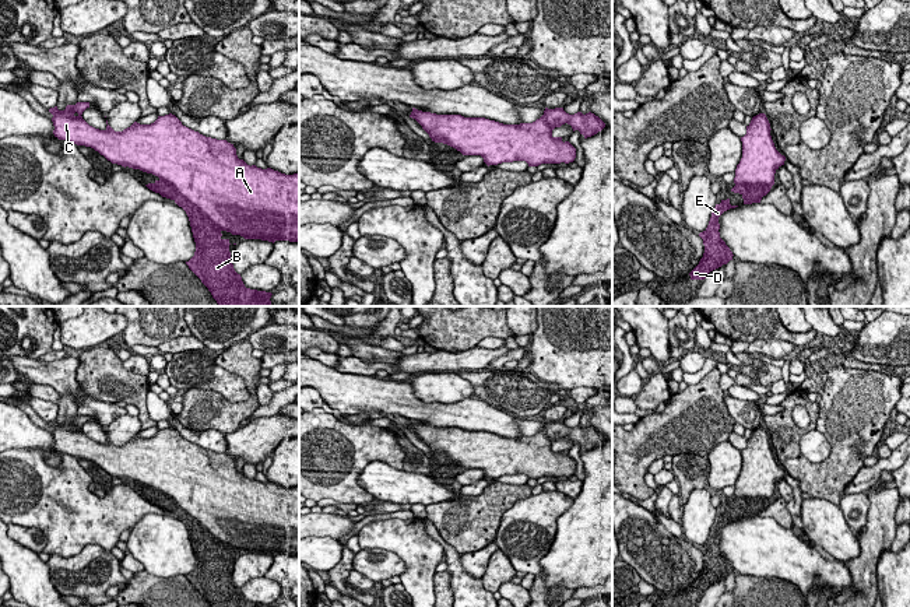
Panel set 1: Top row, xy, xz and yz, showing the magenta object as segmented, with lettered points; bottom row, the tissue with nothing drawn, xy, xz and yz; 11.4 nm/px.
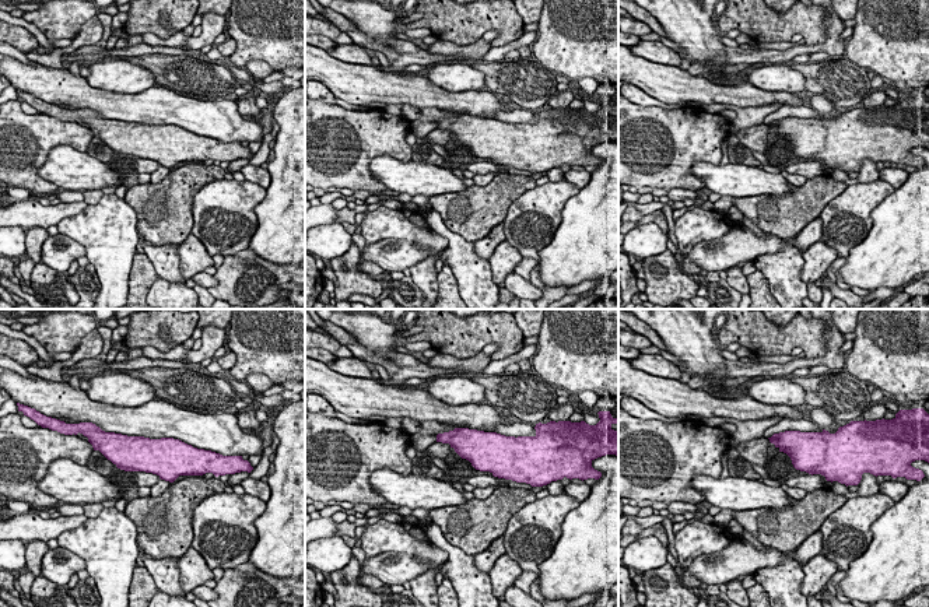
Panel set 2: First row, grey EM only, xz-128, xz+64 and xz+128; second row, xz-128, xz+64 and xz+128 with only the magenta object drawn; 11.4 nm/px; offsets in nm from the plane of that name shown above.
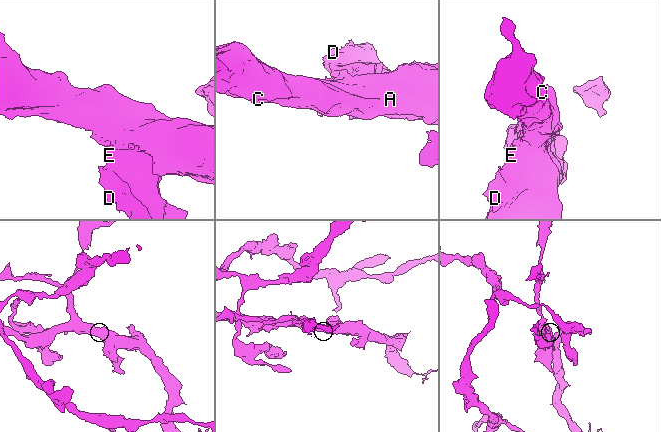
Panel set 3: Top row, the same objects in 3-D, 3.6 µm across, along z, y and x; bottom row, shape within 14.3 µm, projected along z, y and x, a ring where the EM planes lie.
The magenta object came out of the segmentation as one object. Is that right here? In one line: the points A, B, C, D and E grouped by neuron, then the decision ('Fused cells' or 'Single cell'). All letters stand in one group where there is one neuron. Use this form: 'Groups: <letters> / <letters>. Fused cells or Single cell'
Groups: A B C D E. Single cell

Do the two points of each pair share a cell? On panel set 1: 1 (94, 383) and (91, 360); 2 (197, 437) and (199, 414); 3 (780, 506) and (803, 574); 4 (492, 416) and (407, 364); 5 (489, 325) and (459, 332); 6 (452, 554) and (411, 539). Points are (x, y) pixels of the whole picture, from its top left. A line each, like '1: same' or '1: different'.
1: same
2: different
3: different
4: different
5: same
6: different

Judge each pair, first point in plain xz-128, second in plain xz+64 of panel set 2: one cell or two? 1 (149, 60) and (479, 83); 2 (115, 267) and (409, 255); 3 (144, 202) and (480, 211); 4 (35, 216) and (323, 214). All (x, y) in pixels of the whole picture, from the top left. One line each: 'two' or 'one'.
1: two
2: two
3: one
4: one

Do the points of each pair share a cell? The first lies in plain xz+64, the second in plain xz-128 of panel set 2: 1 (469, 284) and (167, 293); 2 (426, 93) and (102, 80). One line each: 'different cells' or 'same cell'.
1: same cell
2: different cells

